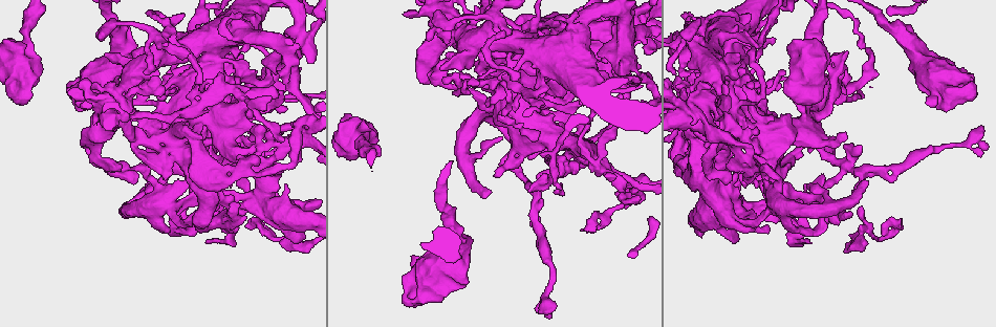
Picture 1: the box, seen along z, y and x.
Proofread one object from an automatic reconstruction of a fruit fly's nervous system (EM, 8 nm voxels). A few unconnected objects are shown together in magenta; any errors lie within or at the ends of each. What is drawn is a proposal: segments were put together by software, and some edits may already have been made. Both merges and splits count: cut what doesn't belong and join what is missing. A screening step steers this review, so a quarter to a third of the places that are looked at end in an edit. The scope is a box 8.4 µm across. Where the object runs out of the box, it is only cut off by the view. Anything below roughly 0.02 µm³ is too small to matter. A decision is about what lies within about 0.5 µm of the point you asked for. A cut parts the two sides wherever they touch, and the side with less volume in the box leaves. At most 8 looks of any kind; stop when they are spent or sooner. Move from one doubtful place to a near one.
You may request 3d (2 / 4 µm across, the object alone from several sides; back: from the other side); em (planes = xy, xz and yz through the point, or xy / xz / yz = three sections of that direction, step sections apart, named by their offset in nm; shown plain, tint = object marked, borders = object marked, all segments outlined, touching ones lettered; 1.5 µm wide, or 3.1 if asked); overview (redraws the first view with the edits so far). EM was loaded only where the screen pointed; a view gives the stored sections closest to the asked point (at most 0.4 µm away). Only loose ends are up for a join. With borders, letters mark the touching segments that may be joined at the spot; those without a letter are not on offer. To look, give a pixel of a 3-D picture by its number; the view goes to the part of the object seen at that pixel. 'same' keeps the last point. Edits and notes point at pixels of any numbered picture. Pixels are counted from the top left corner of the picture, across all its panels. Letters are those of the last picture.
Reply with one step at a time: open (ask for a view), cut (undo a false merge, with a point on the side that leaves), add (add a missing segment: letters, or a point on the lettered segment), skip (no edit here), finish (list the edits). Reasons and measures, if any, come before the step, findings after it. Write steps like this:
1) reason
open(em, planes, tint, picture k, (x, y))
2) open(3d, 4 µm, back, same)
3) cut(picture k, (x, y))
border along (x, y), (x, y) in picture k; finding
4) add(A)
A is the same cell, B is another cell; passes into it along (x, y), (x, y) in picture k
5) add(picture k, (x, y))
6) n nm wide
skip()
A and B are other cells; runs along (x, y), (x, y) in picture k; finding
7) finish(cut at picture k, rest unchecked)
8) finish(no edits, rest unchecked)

an open end
open(3d, 2 µm, picture 1, (868, 181))

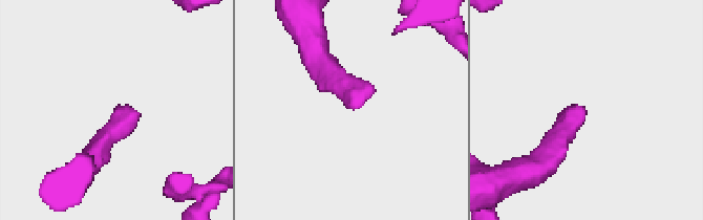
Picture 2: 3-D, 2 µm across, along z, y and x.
open(em, planes, borders, picture 2, (122, 106))

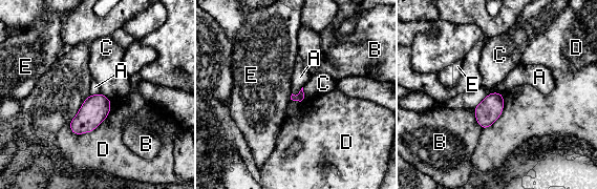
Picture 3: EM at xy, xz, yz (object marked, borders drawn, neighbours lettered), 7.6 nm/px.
skip()
A, B, C, D and E are other cells; border along (500, 92), (489, 92), (473, 108) in picture 3; no lettered segment goes on from it

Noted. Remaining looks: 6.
open(3d, 4 µm, back, picture 1, (770, 178))

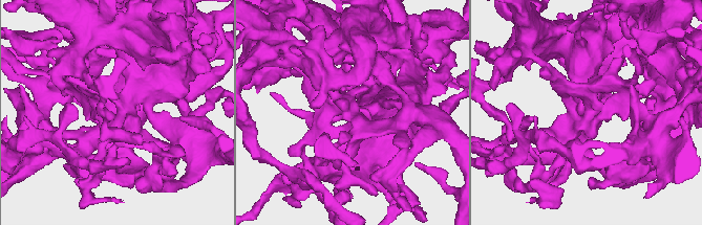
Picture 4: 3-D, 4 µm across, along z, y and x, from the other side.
need the tissue
open(em, xz, step 4, tint, picture 4, (585, 108))

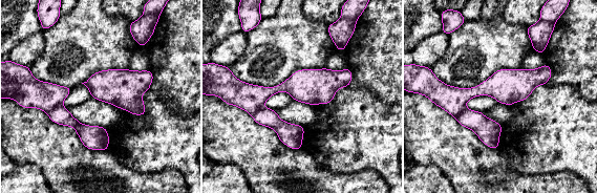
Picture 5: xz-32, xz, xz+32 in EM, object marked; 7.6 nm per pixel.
cut it another way
open(em, planes, borders, same)

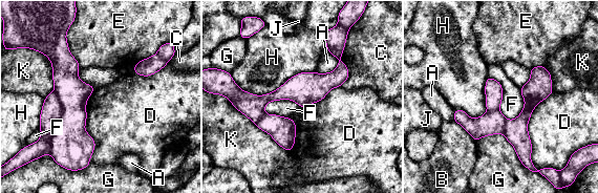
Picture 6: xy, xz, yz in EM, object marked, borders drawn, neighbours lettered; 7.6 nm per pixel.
skip()
A, B, C, D, E, F, G, H, J and K are other cells; runs along (346, 72), (263, 100), (240, 94) in picture 6; all the same neuron

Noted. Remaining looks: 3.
sharp bend
open(em, xz, step 8, tint, picture 1, (157, 37))

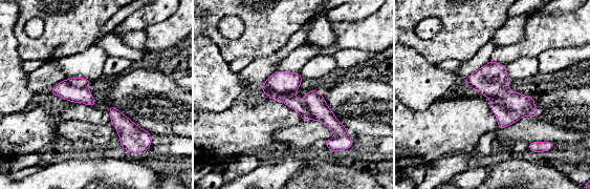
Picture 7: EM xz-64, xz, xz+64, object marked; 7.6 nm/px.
another direction
open(em, yz, step 4, borders, same)

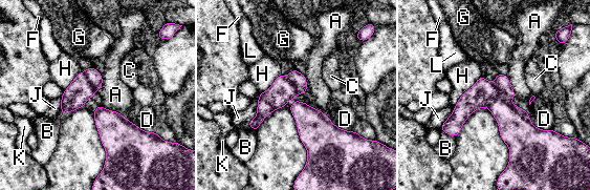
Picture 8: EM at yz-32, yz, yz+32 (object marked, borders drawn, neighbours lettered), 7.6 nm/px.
skip()
A, B, C, D, F, G, H, J, K and L are other cells; one neuron here

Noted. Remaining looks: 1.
finish(no edits, rest unchecked)

